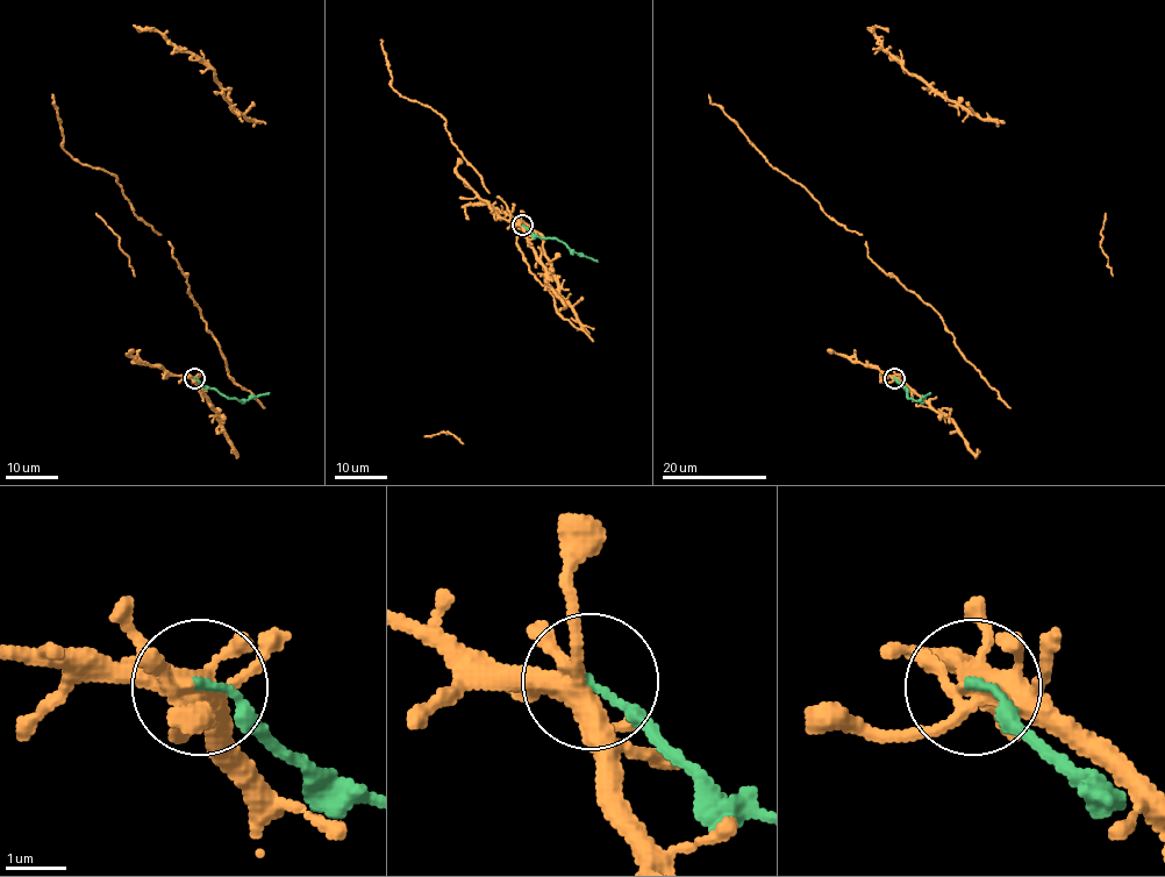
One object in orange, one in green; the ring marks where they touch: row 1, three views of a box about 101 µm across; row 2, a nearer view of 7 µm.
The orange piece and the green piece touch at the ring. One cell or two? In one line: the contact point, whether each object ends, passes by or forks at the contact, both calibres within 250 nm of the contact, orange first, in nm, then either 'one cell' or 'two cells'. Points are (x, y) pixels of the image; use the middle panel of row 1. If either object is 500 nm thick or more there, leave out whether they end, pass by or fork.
(522, 225) | orange forks | green ends | 360/120 nm | two cells

